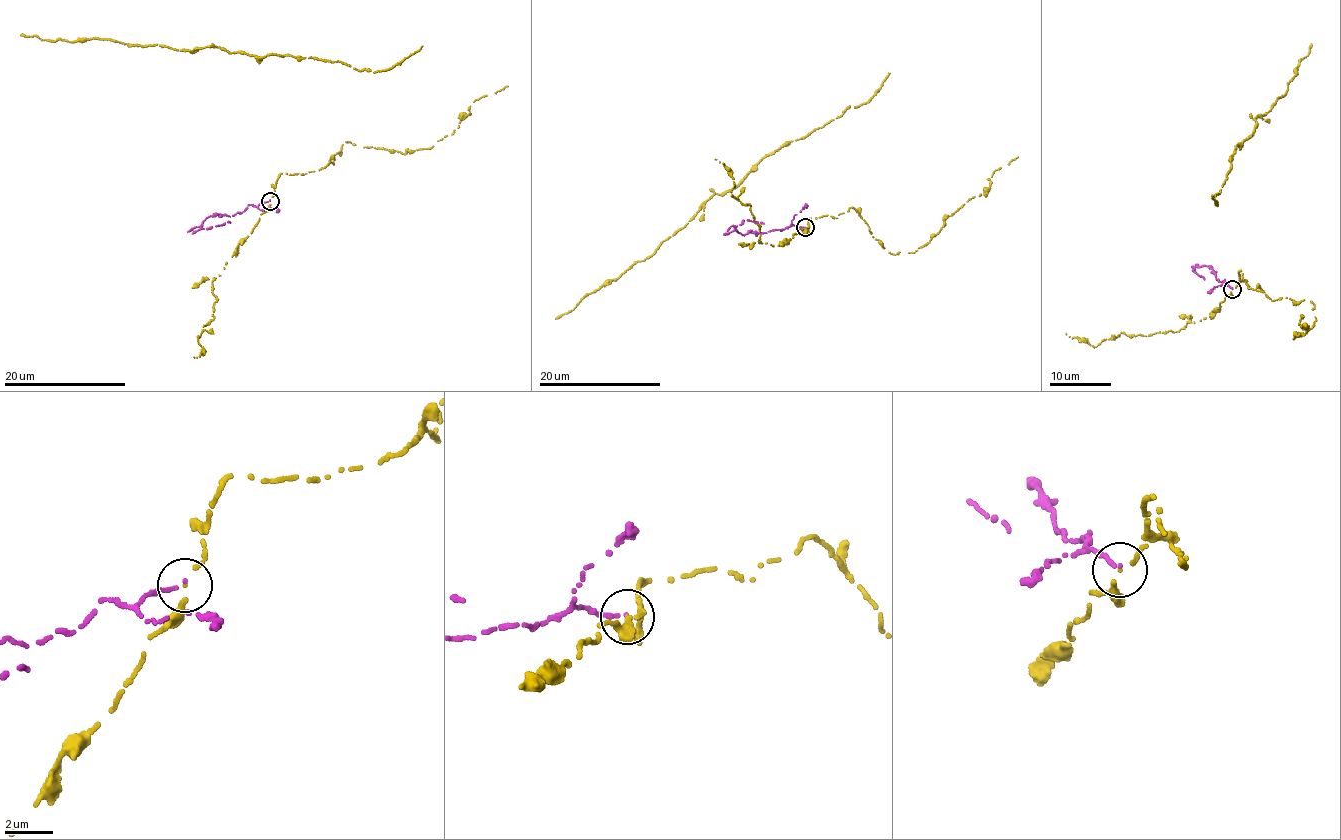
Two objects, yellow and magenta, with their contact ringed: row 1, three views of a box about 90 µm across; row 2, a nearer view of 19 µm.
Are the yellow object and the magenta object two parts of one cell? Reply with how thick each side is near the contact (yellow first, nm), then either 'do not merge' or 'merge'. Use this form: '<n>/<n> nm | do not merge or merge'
140/160 nm | do not merge

